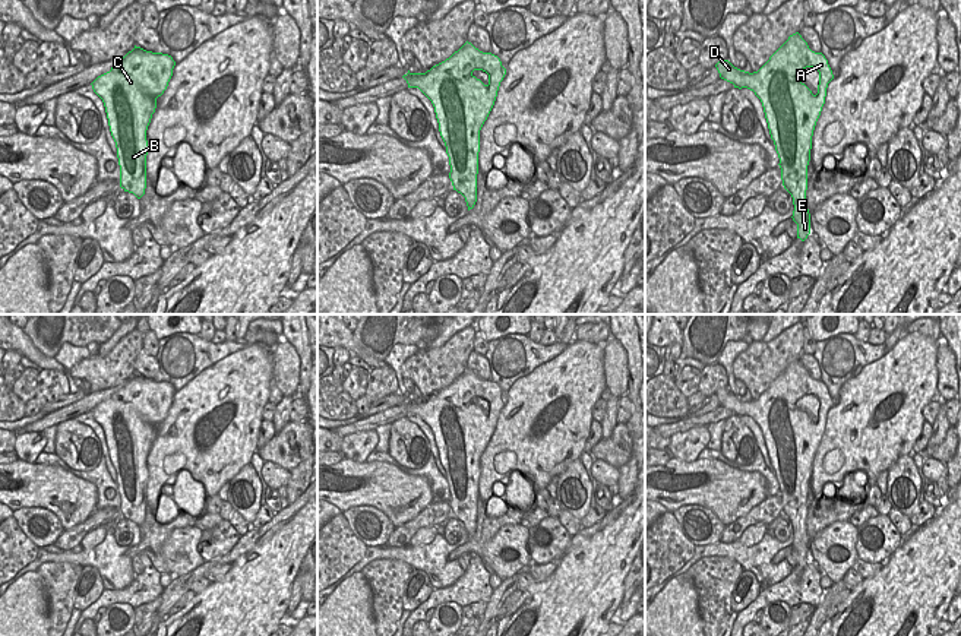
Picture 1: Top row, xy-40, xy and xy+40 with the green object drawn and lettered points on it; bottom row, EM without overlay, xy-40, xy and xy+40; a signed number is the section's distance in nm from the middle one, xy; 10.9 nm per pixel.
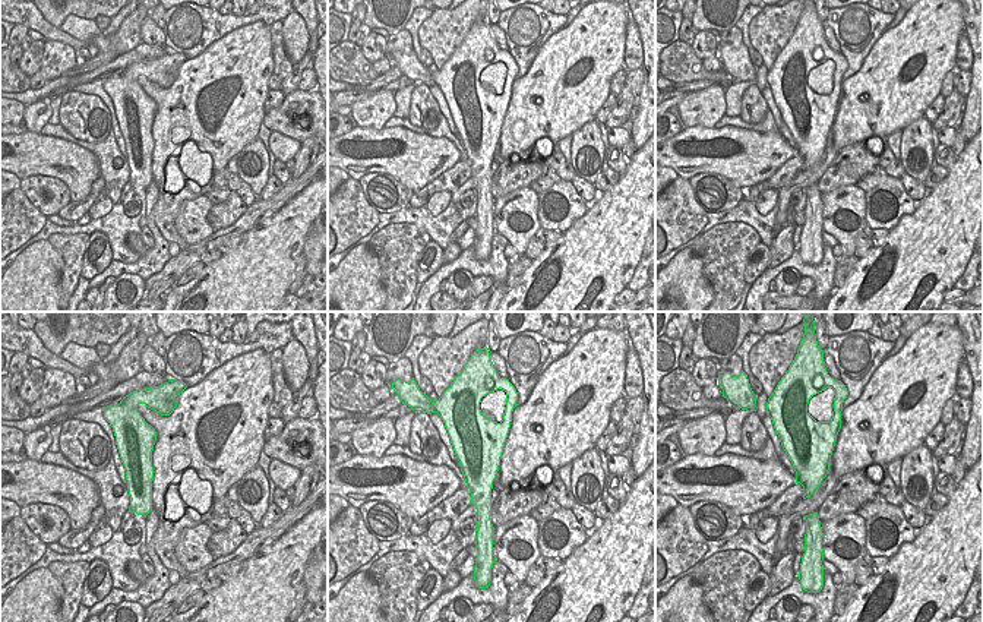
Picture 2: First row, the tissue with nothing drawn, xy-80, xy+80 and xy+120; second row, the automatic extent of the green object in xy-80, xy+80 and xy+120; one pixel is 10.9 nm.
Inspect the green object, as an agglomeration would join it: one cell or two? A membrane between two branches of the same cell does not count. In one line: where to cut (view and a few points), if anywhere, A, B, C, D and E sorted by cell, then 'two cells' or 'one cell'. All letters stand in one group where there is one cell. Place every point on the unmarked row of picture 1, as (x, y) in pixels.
no cut | A B C D E | one cell

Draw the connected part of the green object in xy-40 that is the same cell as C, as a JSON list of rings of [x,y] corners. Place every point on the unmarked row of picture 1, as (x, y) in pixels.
[[[136,374],[111,395],[110,399],[98,404],[91,412],[102,427],[111,463],[116,469],[120,493],[120,515],[133,520],[137,526],[146,516],[146,458],[157,436],[157,425],[164,421],[173,404],[176,389],[171,383],[146,379]]]

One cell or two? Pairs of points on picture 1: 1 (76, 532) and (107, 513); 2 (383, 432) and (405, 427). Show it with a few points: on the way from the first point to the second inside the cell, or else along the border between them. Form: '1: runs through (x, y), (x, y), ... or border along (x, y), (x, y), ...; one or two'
1: runs through (84, 528), (100, 518); one
2: border along (391, 424), (389, 448), (386, 451); two

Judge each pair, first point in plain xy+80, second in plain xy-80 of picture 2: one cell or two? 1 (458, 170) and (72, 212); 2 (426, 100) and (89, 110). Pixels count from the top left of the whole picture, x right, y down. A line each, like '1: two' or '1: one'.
1: one
2: one

